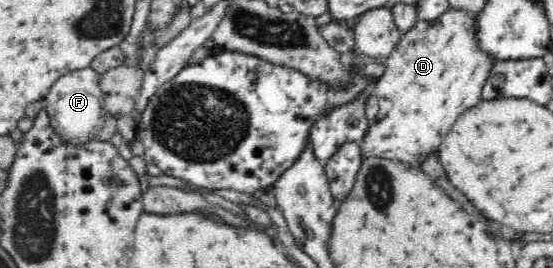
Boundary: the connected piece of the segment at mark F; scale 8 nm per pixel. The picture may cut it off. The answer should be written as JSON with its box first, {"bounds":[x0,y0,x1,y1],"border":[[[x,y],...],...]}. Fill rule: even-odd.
{"bounds":[45,67,106,144],"border":[[[91,67],[67,72],[58,78],[45,98],[45,109],[51,126],[63,140],[69,144],[83,144],[83,142],[95,140],[97,132],[103,126],[106,111],[102,102],[103,92],[98,72]]]}

